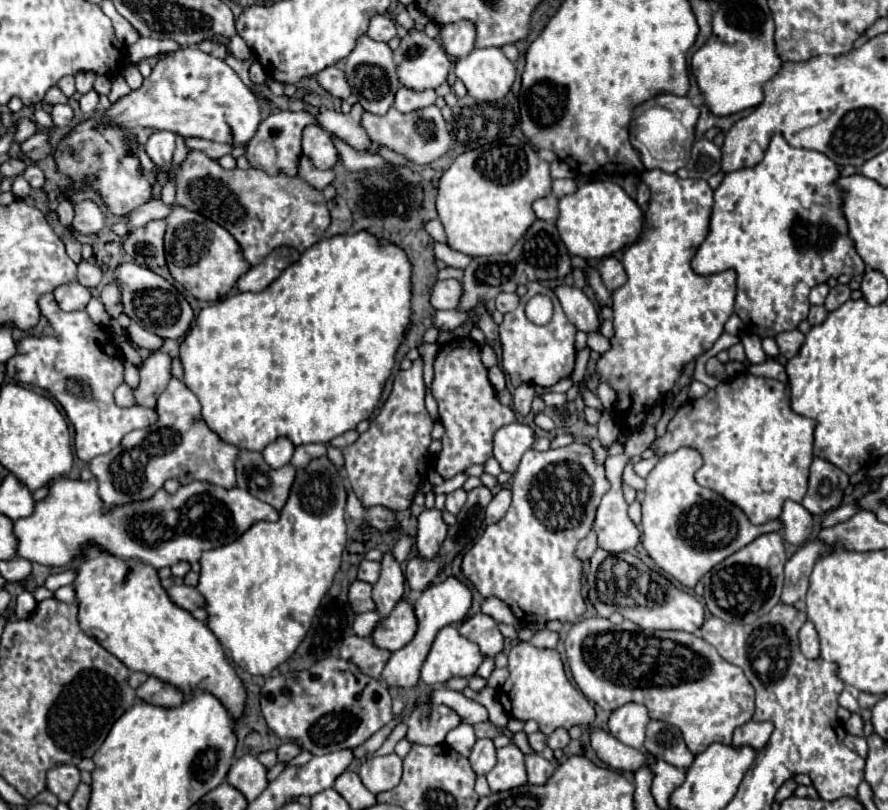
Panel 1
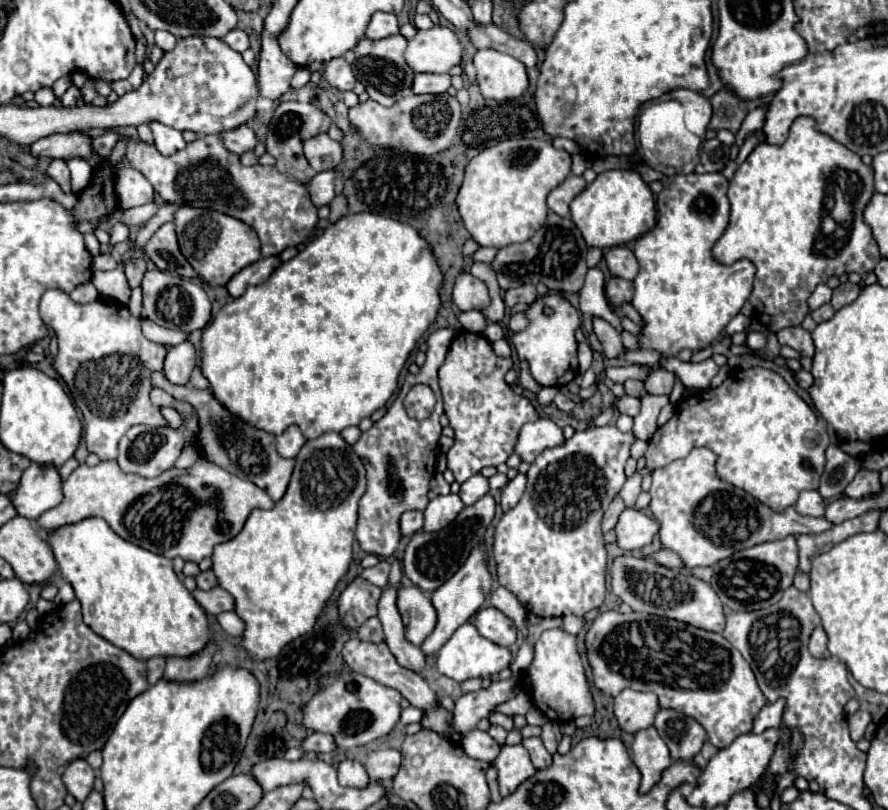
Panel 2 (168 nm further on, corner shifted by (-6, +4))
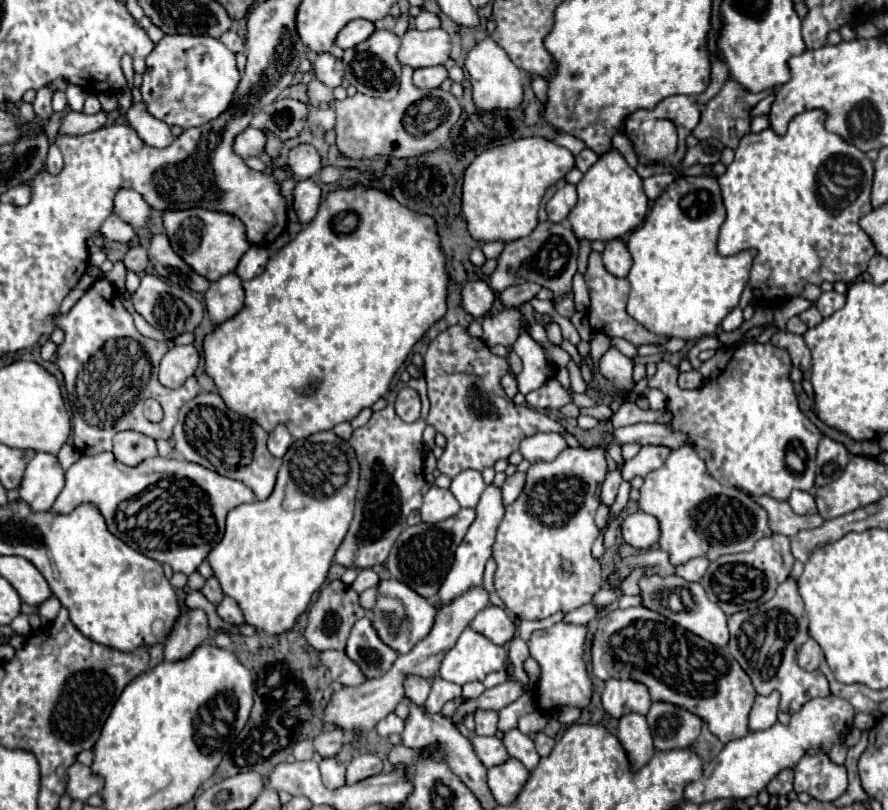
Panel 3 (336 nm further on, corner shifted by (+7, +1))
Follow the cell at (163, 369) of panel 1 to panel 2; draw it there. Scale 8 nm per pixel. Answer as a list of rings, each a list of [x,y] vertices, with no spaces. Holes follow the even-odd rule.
[[[181,342],[169,348],[165,358],[165,378],[173,384],[187,384],[195,368],[197,350],[191,342]]]

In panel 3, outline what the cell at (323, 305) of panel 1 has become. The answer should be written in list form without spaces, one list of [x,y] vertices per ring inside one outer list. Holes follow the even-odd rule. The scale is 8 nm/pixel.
[[[356,185],[346,191],[328,193],[322,201],[314,221],[304,227],[288,245],[284,245],[276,255],[266,263],[262,275],[244,281],[246,301],[240,313],[218,323],[212,333],[204,337],[204,371],[214,381],[218,395],[224,399],[228,409],[256,421],[264,431],[272,431],[278,423],[284,423],[294,439],[310,437],[318,431],[330,431],[338,423],[352,421],[364,407],[372,407],[390,387],[394,373],[406,361],[414,343],[446,313],[446,287],[448,273],[444,269],[444,255],[440,253],[436,221],[428,215],[412,213],[402,205],[396,205],[386,193],[376,193],[376,189],[364,189]]]

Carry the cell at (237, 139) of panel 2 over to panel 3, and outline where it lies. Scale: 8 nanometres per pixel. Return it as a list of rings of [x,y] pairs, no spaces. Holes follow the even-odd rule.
[[[248,127],[240,135],[236,135],[232,147],[234,147],[236,155],[246,159],[246,157],[256,157],[258,153],[262,153],[264,151],[264,143],[266,143],[264,133],[260,129]]]

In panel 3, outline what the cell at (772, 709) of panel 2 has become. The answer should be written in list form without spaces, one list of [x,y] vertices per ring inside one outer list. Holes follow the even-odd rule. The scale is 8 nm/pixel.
[[[770,693],[766,697],[758,695],[754,705],[752,705],[752,711],[750,711],[748,729],[750,731],[764,731],[764,729],[772,727],[776,723],[778,703],[780,703],[780,695],[778,693]]]

